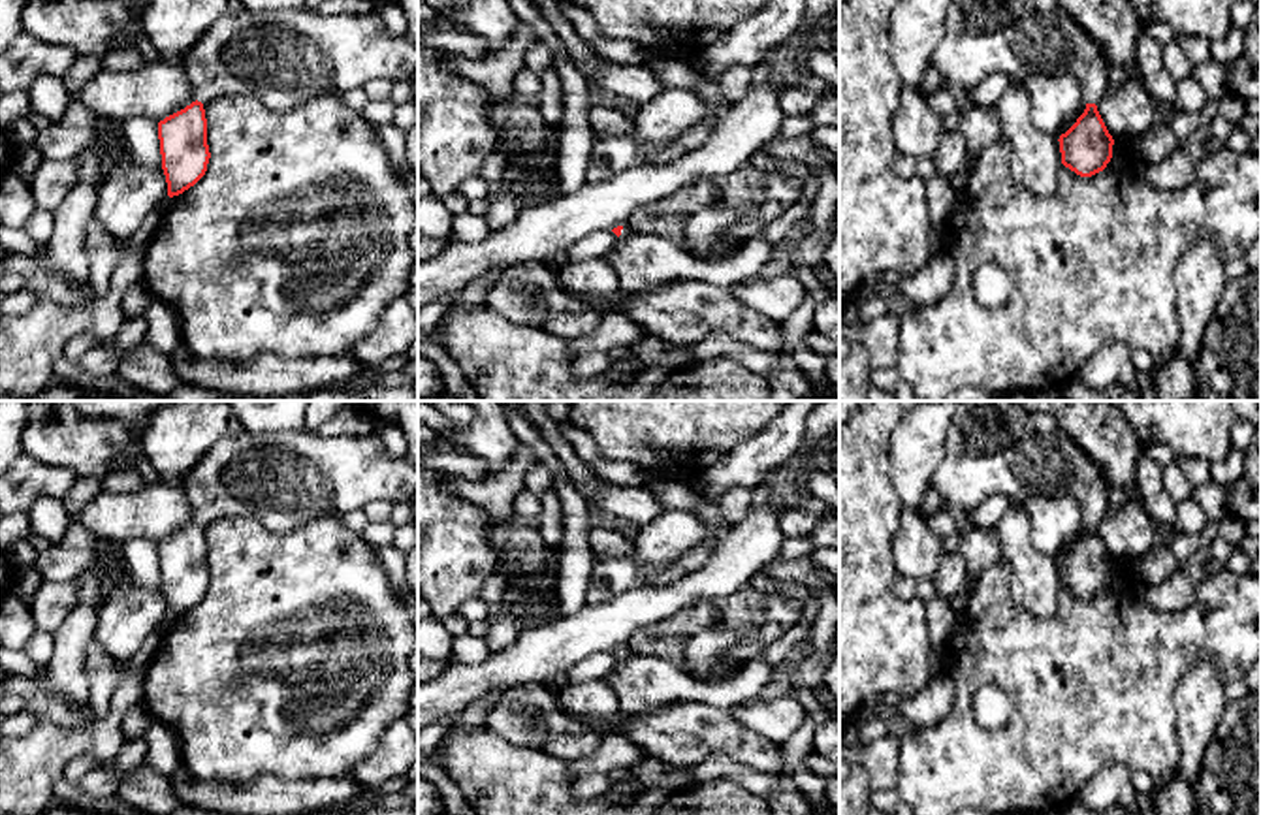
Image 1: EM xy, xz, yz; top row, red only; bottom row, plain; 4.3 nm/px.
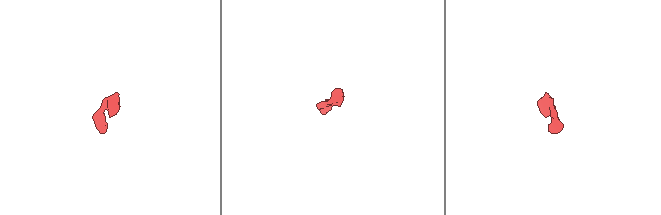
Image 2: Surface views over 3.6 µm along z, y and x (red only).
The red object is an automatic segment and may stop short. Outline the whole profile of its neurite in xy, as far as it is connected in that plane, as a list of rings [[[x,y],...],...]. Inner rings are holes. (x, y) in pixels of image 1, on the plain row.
[[[282,431],[218,440],[186,474],[196,523],[158,544],[168,617],[179,617],[207,593],[203,527],[230,518],[258,519],[284,535],[322,518],[343,518],[373,501],[410,501],[418,469],[391,457],[378,435],[329,437]]]

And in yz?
[[[958,401],[947,429],[943,461],[934,471],[930,484],[939,491],[947,508],[969,514],[994,495],[1003,495],[1016,504],[1035,495],[1073,495],[1084,510],[1086,531],[1058,561],[1061,585],[1080,599],[1092,599],[1110,583],[1114,561],[1097,533],[1110,487],[1101,469],[1054,416],[1031,414],[1016,401]]]

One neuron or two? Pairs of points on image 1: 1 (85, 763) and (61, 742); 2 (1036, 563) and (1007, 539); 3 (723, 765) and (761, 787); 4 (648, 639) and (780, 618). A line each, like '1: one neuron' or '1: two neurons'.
1: two neurons
2: one neuron
3: one neuron
4: one neuron

